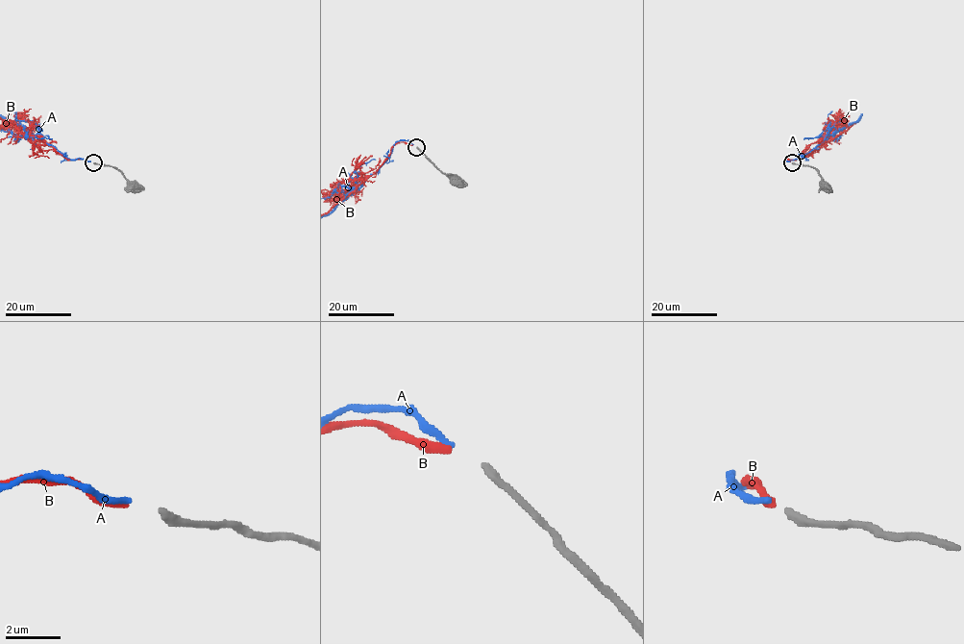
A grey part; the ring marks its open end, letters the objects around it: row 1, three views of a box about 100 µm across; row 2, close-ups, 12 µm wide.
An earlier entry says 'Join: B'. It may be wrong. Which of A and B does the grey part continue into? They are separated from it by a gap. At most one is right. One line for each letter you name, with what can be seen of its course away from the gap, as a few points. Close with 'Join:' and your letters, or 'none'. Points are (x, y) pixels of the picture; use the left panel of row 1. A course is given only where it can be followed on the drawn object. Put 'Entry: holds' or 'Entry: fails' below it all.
Join: B
Entry: holds

